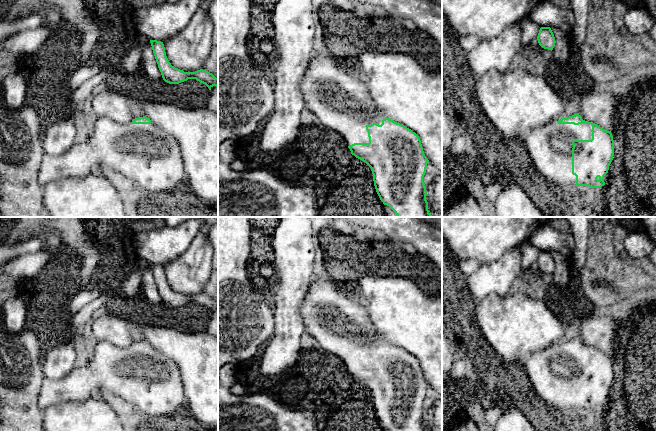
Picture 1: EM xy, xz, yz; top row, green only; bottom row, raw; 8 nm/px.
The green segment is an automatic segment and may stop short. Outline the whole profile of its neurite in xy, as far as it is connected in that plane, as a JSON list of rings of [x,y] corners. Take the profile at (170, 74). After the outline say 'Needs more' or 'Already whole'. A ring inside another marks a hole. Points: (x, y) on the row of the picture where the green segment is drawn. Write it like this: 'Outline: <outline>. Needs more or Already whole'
Outline: [[[150,40],[150,43],[158,64],[158,68],[165,82],[169,84],[179,84],[187,81],[188,79],[196,79],[200,83],[205,84],[209,90],[211,90],[213,86],[216,86],[218,90],[218,78],[216,78],[212,73],[203,69],[195,72],[184,72],[183,70],[175,68],[171,65],[166,56],[163,42]]]. Already whole

